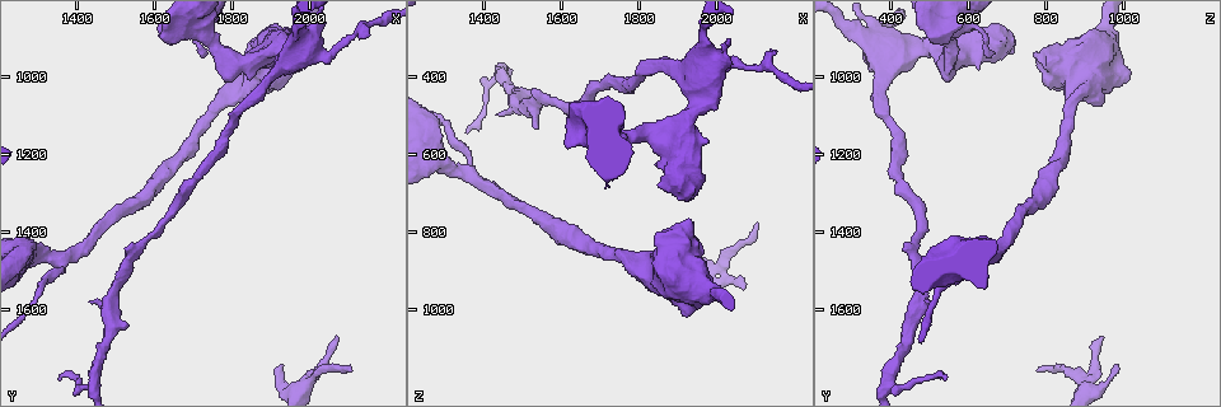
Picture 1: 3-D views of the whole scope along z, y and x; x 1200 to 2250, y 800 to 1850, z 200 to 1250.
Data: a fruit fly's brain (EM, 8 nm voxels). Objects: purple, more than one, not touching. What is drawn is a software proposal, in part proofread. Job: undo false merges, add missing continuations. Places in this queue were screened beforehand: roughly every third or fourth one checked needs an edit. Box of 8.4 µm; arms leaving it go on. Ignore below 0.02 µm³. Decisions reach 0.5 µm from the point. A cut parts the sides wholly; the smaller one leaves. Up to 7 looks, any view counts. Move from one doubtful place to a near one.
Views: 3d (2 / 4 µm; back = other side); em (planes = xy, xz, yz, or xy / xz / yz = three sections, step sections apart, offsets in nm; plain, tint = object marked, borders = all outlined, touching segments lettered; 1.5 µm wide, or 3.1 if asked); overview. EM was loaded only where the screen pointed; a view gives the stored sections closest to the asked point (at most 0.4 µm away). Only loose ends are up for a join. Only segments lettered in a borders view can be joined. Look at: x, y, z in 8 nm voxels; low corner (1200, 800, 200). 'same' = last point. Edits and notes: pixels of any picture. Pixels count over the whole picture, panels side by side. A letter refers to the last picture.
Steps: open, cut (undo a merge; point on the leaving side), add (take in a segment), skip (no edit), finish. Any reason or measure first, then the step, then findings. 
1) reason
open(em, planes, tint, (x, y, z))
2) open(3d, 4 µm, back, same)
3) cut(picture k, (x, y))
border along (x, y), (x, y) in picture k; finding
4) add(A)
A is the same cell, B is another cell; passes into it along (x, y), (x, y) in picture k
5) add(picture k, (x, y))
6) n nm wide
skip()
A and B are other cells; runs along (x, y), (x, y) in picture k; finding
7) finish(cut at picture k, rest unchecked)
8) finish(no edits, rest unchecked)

free end
open(3d, 4 µm, back, (1740, 930, 655))

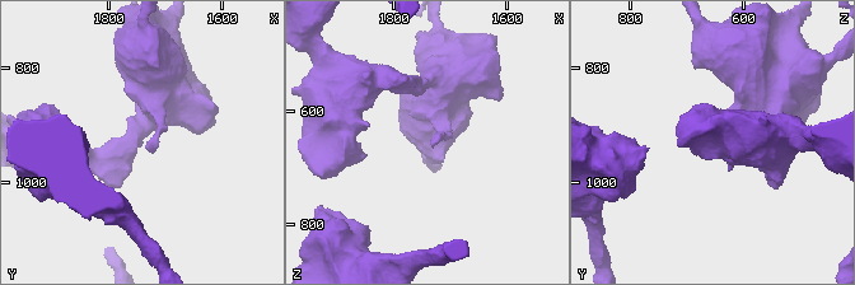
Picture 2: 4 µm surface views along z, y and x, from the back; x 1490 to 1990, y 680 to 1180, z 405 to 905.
open(em, xy, step 8, borders, (1735, 935, 655))

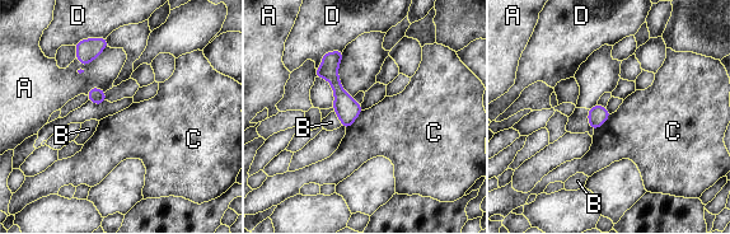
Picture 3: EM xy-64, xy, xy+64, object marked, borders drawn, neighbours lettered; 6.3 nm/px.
120 nm wide
skip()
A, B, C and D are other cells; none of them fits

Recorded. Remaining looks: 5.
thin end
open(3d, 4 µm, (2105, 1755, 785))

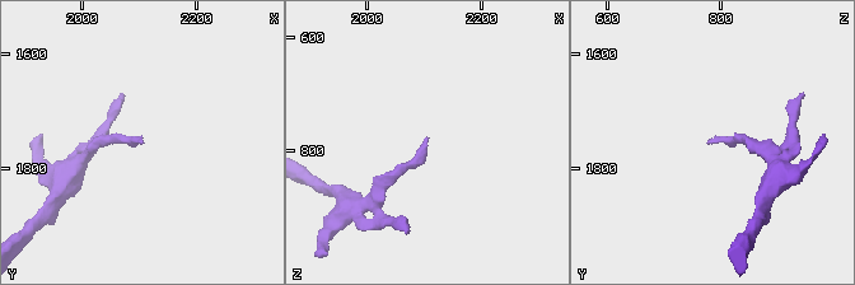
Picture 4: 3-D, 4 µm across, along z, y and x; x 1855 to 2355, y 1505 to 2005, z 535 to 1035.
open(em, yz, step 4, tint, (2105, 1760, 780))

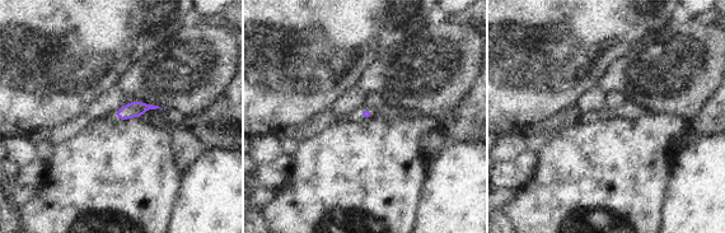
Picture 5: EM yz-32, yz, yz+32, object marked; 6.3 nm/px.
open(em, planes, borders, same)

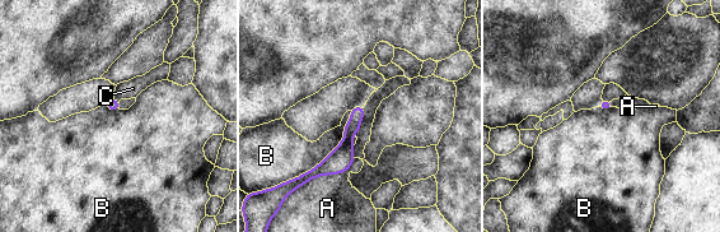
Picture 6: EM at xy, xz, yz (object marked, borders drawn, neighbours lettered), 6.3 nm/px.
add(C)
C is the same cell, A and B are other cells; passes into it along (604, 105), (607, 101), (611, 91) in picture 6; it goes on there

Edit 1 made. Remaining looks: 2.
branch stops here
open(em, xy, step 4, tint, (1355, 1770, 540))

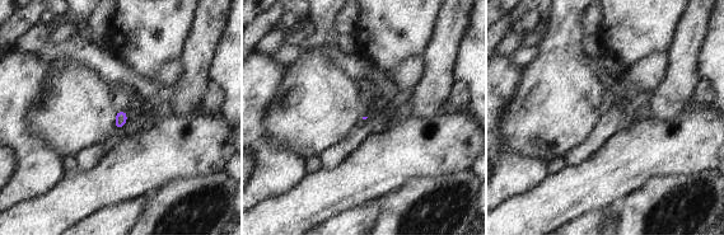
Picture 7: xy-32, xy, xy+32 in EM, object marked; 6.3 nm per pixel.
open(em, planes, borders, same)

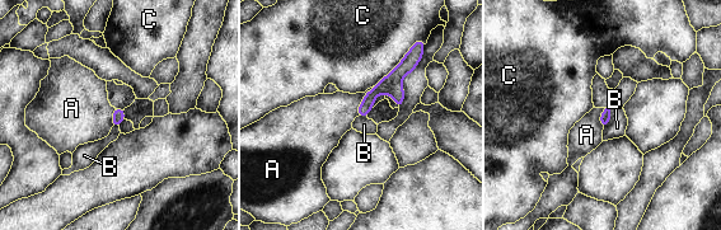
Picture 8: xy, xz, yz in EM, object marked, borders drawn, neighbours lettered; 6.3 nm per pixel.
skip()
A, B and C are other cells; none of them fits

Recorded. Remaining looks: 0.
finish(add at picture 6, rest unchecked)

